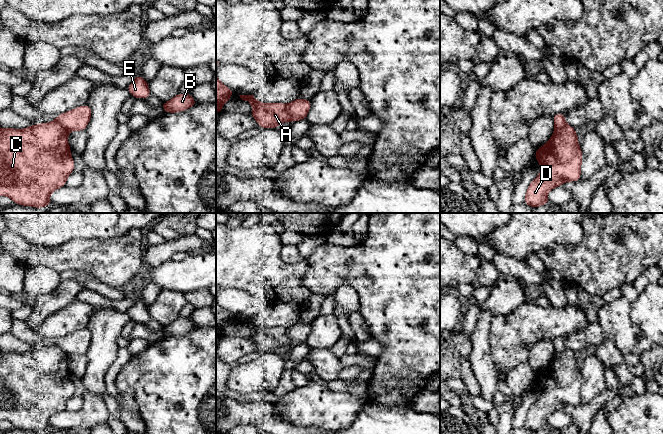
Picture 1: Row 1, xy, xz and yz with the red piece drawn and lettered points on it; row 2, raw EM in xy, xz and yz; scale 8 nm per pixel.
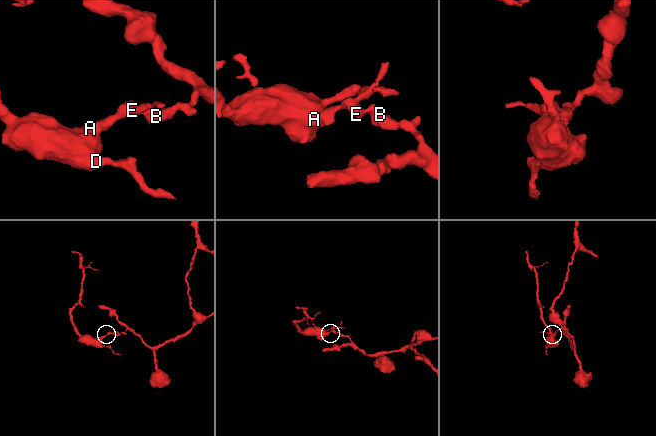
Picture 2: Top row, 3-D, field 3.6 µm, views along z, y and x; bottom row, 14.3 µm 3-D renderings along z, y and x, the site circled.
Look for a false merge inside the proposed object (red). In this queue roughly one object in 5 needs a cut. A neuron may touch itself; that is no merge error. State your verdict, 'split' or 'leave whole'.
split

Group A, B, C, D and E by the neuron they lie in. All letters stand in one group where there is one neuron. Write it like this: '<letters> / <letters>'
A C D / B E

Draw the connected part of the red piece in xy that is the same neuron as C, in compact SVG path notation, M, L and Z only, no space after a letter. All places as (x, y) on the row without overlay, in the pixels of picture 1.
M57 345L23 353L0 352L0 420L8 420L14 428L39 433L50 431L50 418L66 410L74 392L68 355Z

